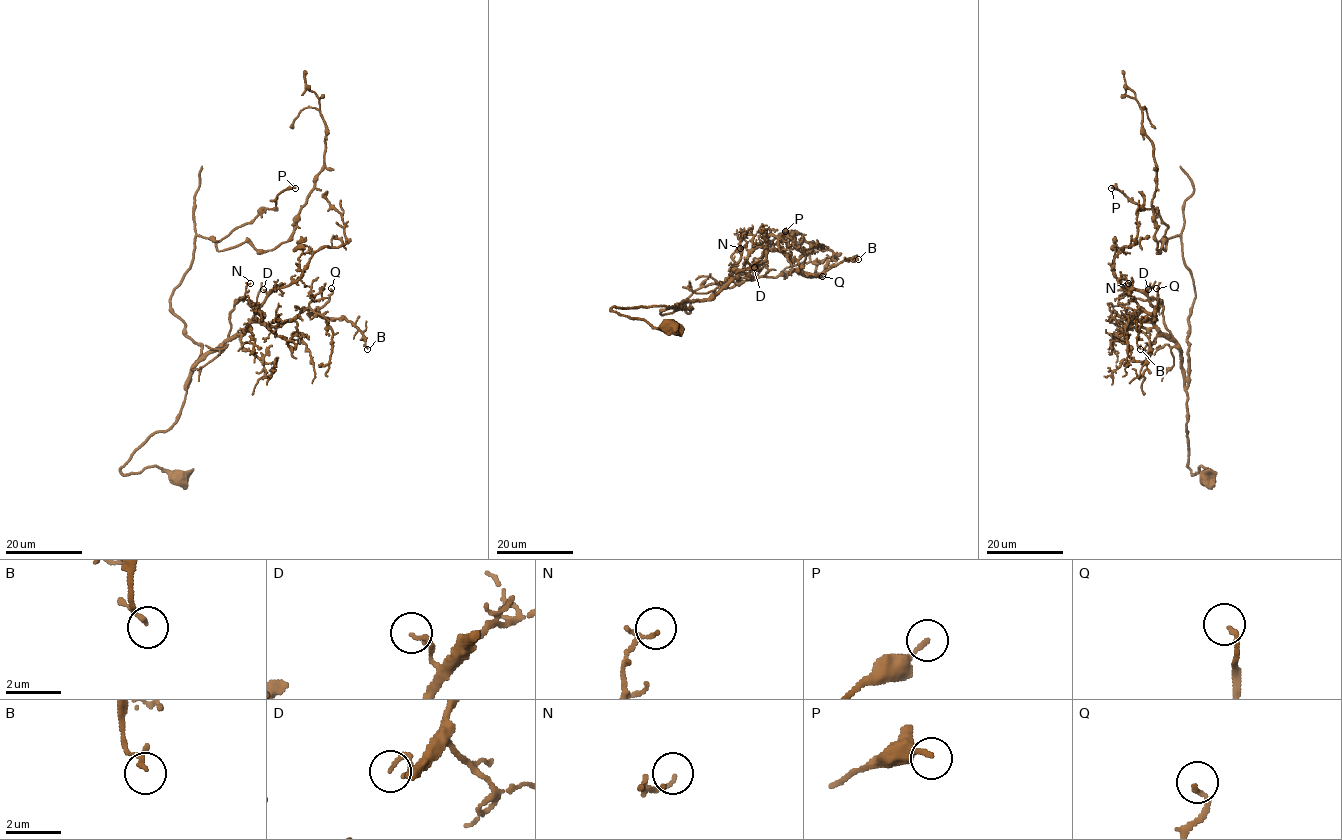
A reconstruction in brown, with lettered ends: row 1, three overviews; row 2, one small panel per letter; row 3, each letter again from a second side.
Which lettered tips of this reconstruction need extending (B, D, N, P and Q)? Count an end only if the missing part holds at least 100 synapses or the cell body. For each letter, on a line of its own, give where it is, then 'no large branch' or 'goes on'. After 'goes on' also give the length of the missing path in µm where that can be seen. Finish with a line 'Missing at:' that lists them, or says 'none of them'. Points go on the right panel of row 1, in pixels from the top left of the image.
B: (1140, 349) | no large branch
D: (1148, 289) | no large branch
N: (1128, 283) | no large branch
P: (1111, 188) | no large branch
Q: (1156, 288) | no large branch
Missing at: none of them

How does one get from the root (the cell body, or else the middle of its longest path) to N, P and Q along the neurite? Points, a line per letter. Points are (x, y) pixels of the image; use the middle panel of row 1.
N: (665, 326), (653, 327), (611, 309), (707, 301), (719, 291), (720, 282), (734, 269), (731, 256), (740, 248)
P: (665, 326), (611, 309), (691, 308), (661, 314), (703, 286), (732, 287), (755, 277), (766, 247), (785, 231)
Q: (665, 326), (653, 327), (611, 309), (707, 301), (758, 247), (782, 251), (804, 272), (822, 276)

